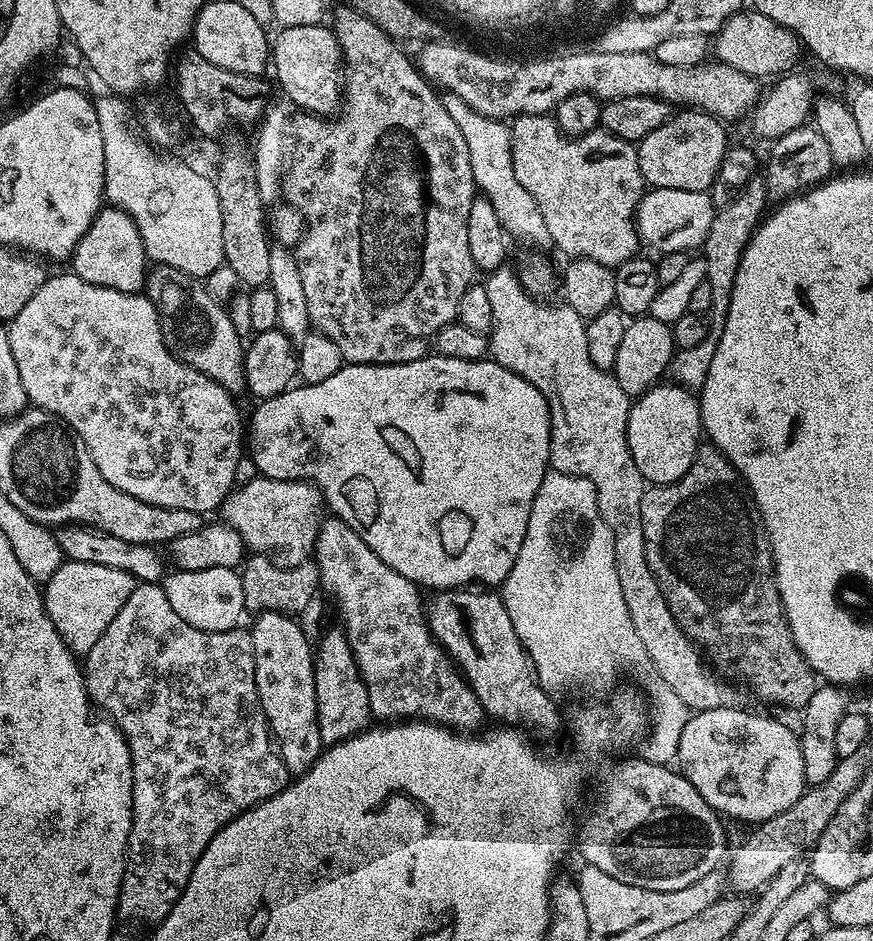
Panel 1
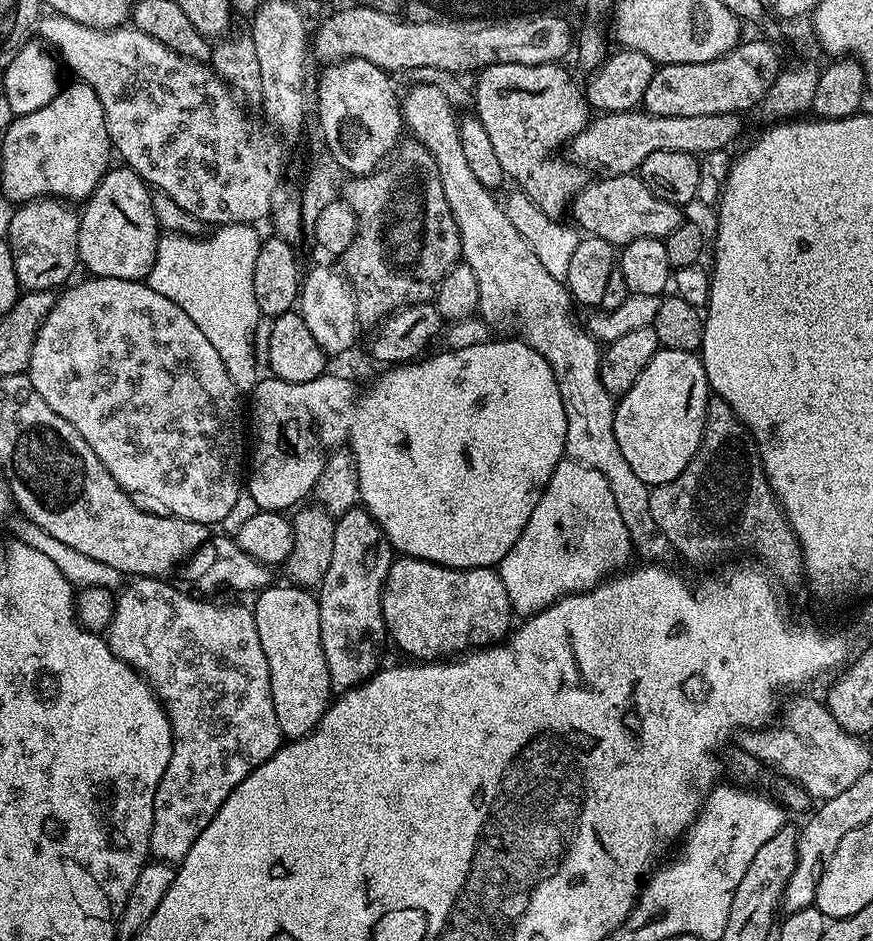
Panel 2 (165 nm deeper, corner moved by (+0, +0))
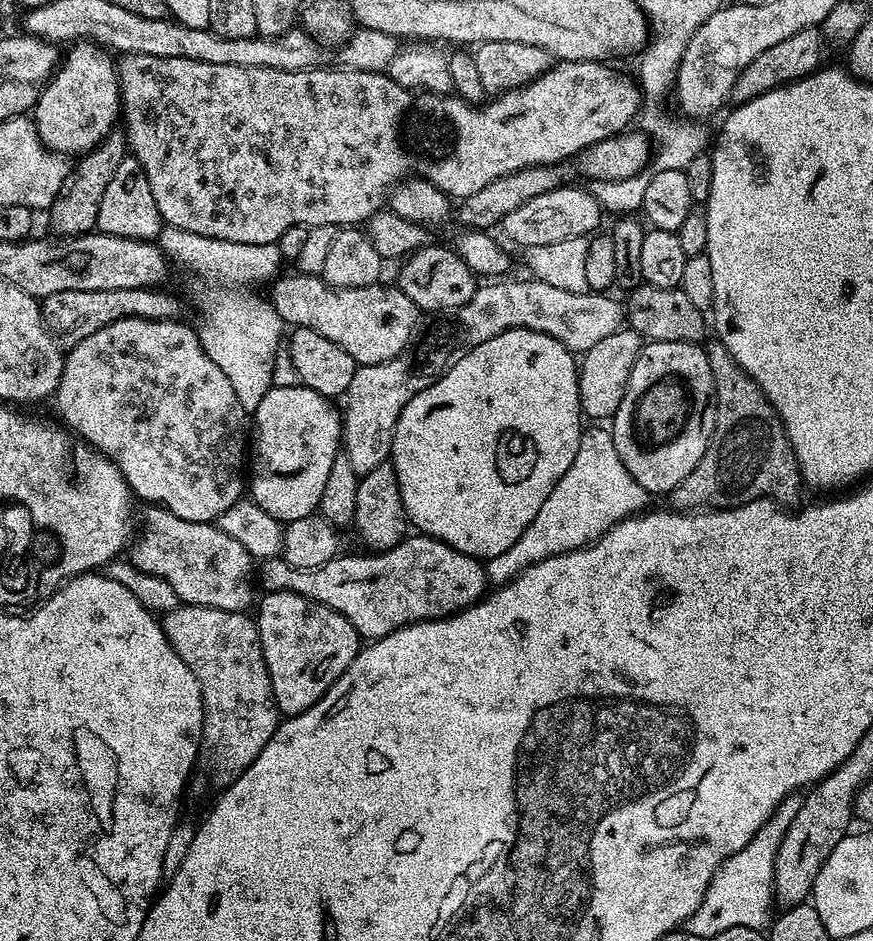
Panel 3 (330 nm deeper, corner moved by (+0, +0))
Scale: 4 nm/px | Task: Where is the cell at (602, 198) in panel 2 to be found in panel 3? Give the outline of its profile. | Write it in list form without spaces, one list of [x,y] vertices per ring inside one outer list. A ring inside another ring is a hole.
[[[559,186],[530,198],[524,205],[506,214],[502,229],[514,243],[521,244],[521,249],[527,250],[534,246],[550,246],[550,242],[562,242],[566,238],[587,237],[599,229],[596,227],[600,224],[600,214],[602,207],[591,191]]]

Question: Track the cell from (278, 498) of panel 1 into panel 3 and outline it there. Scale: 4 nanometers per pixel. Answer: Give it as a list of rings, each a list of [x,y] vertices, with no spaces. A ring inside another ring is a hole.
[[[500,278],[495,282],[484,282],[477,287],[474,298],[470,298],[470,302],[466,302],[460,308],[452,308],[449,312],[433,312],[425,315],[423,319],[417,323],[416,331],[412,333],[412,340],[403,348],[394,358],[390,358],[386,362],[378,362],[377,364],[362,364],[357,367],[354,378],[350,378],[350,386],[346,393],[346,399],[342,404],[342,420],[344,416],[344,448],[342,454],[350,462],[350,466],[354,466],[357,476],[365,476],[370,470],[389,463],[392,455],[392,439],[394,438],[394,430],[398,426],[398,418],[402,414],[402,410],[406,406],[406,402],[410,402],[410,398],[414,398],[414,394],[422,394],[422,390],[426,390],[432,385],[433,380],[437,380],[446,370],[450,370],[461,360],[470,350],[474,350],[474,346],[482,346],[482,342],[490,342],[490,338],[494,338],[498,334],[502,334],[506,330],[514,330],[515,328],[529,328],[538,334],[546,334],[550,338],[554,338],[558,342],[562,342],[562,346],[573,354],[582,354],[586,350],[590,350],[590,346],[595,346],[601,338],[606,338],[609,334],[614,334],[620,328],[625,327],[626,313],[622,307],[621,301],[618,302],[612,297],[612,294],[593,294],[591,291],[582,294],[574,294],[570,290],[558,290],[558,286],[550,286],[547,282],[542,282],[535,278],[527,278],[528,280],[512,280],[513,278]]]

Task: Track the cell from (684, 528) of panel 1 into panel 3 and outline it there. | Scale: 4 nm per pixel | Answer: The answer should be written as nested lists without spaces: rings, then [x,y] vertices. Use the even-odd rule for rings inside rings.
[[[712,342],[712,345],[707,345],[706,351],[716,391],[716,425],[706,446],[706,454],[702,454],[698,466],[694,466],[694,470],[690,470],[690,474],[686,474],[686,478],[682,478],[680,485],[670,493],[671,507],[676,510],[737,508],[751,500],[765,498],[771,498],[781,506],[799,505],[802,489],[800,467],[792,453],[780,415],[772,409],[772,404],[764,397],[763,390],[757,386],[754,378],[736,365],[726,346]]]

